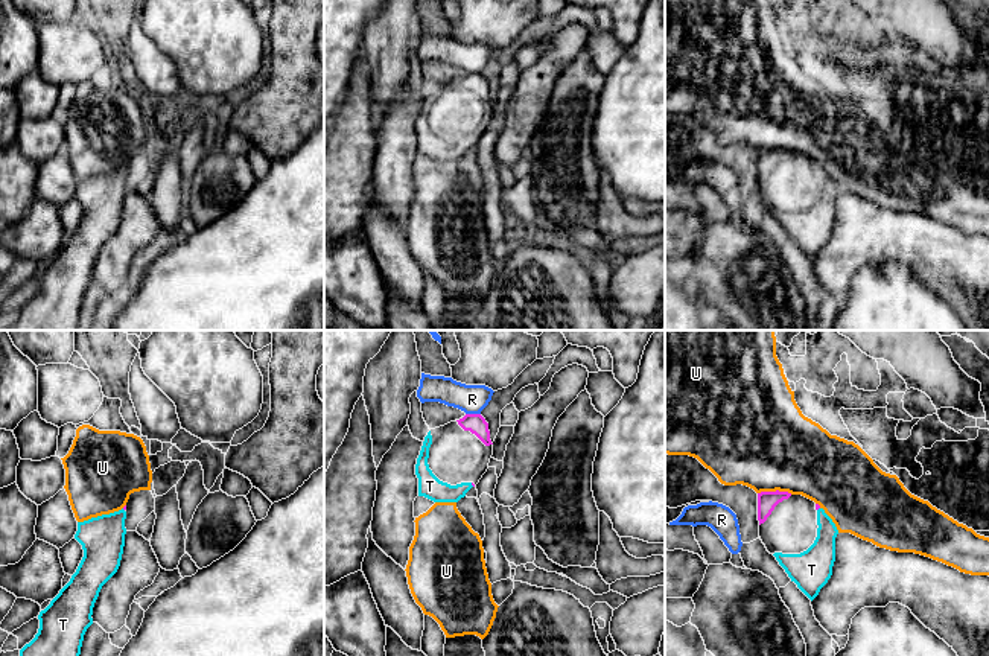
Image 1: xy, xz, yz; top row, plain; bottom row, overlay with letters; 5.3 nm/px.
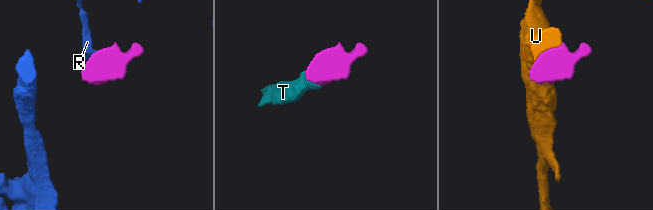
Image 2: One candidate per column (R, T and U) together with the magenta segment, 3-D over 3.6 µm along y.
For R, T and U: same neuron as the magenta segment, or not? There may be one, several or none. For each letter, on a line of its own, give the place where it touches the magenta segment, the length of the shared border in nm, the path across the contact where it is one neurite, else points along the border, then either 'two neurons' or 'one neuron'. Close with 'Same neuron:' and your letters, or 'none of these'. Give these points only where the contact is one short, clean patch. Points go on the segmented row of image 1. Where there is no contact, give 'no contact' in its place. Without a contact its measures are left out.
R: meets magenta in xz at (473, 414); contact 80 nm long; two neurons
T: meets magenta in xz at (472, 484); contact 30 nm long; one neuron
U: meets magenta in yz at (775, 492); contact 180 nm long; two neurons
Same neuron: T

